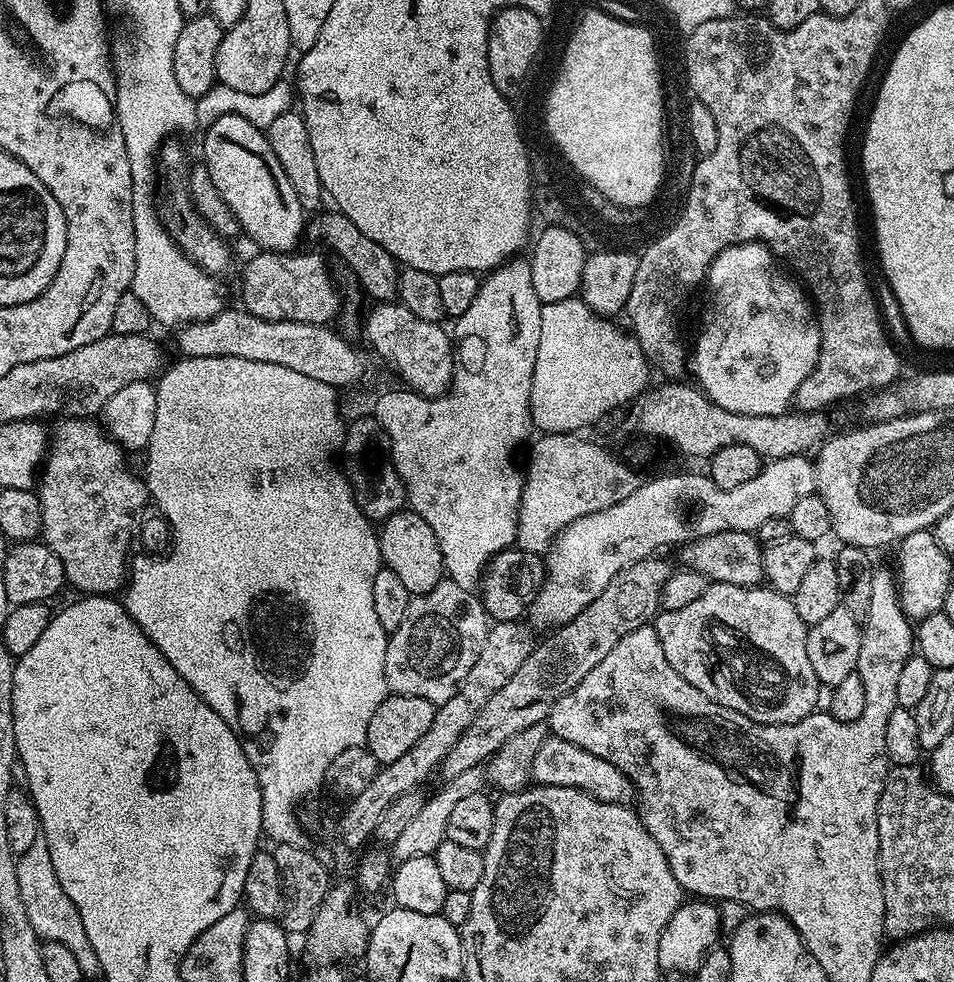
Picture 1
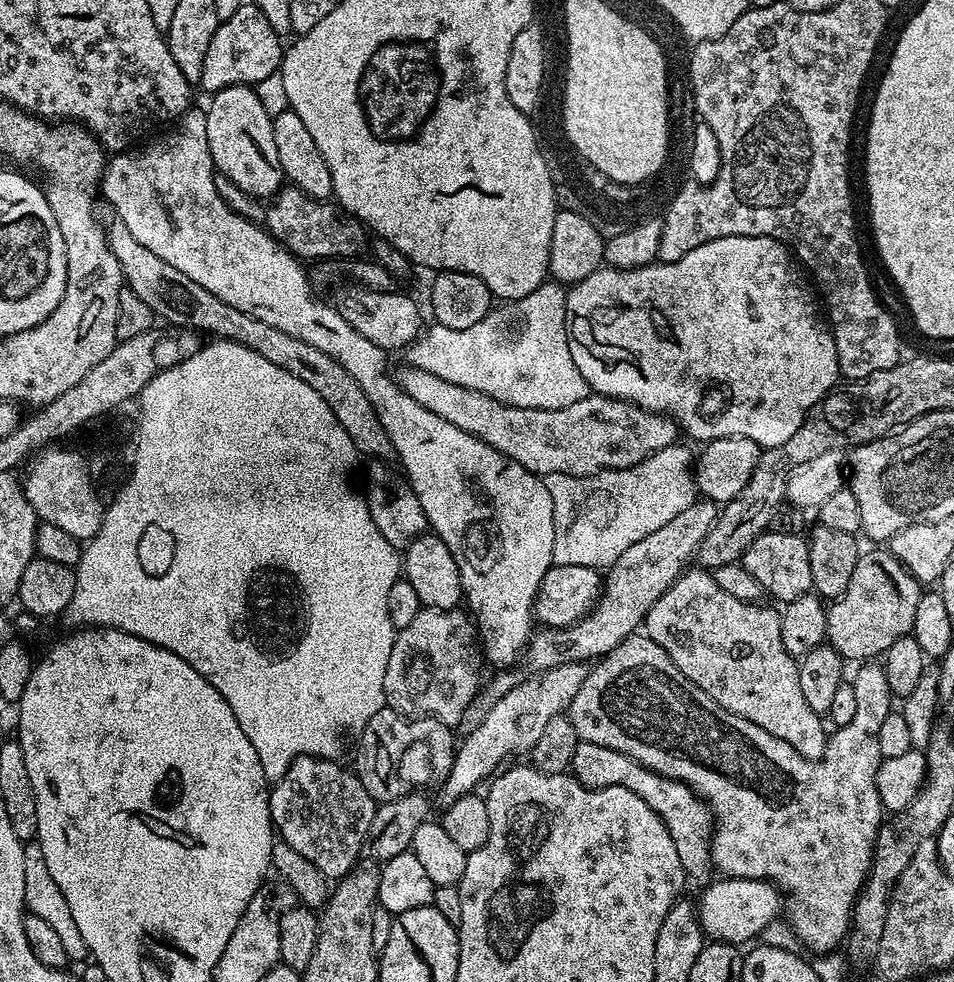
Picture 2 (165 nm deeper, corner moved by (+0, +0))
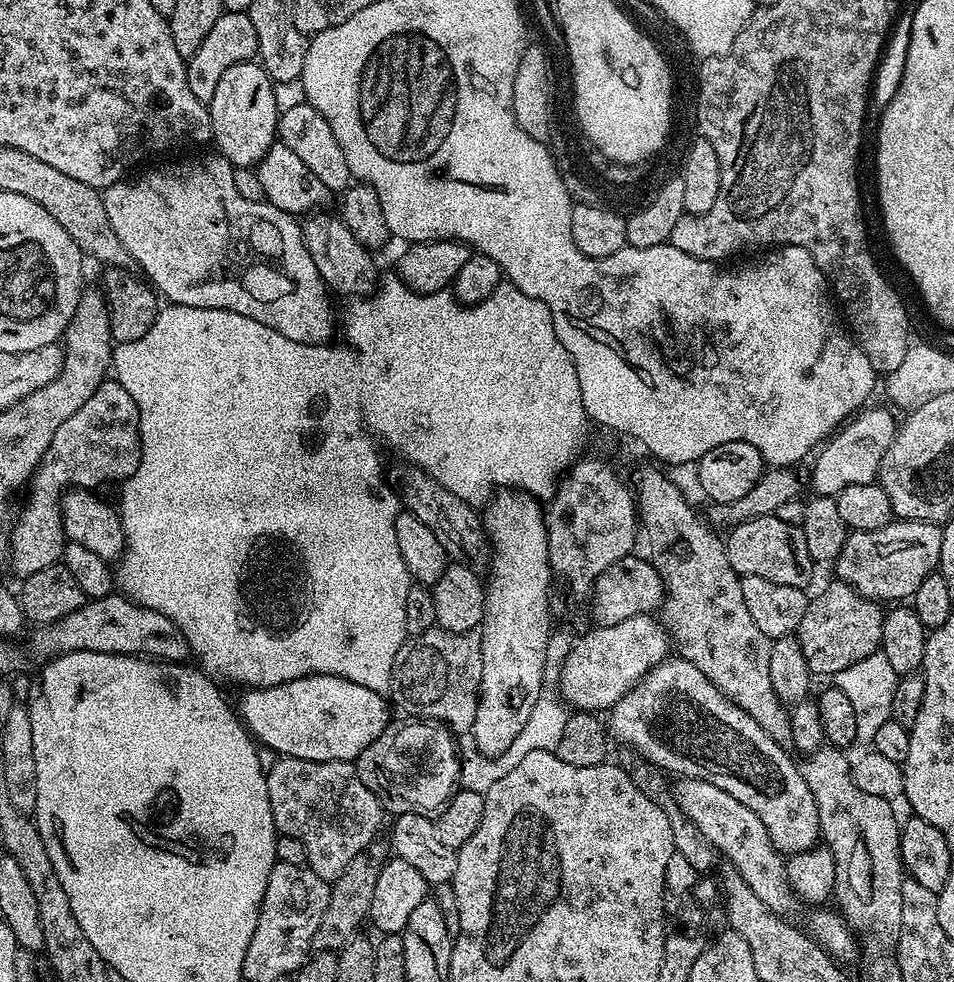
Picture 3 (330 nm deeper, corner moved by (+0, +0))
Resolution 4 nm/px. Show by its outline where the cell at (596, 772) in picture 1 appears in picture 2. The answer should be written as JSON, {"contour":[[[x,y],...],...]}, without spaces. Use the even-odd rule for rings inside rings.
{"contour":[[[580,740],[576,745],[570,772],[579,784],[585,784],[588,788],[622,786],[626,790],[634,790],[634,794],[638,794],[638,798],[642,798],[642,802],[646,802],[646,806],[650,806],[650,810],[654,810],[654,814],[658,814],[658,818],[662,818],[662,822],[670,830],[670,838],[674,838],[674,847],[678,849],[685,877],[692,879],[693,876],[696,880],[707,881],[713,875],[712,809],[691,788],[642,766],[642,762],[626,754],[618,754],[618,750],[610,750],[610,746],[598,746],[598,742],[585,740]]]}

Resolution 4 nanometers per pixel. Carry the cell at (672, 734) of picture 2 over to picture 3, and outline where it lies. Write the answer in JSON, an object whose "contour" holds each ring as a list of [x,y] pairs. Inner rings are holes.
{"contour":[[[666,658],[658,666],[651,668],[638,683],[624,695],[607,713],[606,731],[613,741],[625,744],[637,752],[637,757],[663,770],[673,772],[673,777],[689,780],[714,782],[718,790],[738,798],[742,806],[750,806],[754,814],[766,826],[770,842],[781,854],[805,852],[817,847],[821,839],[820,823],[816,817],[814,794],[800,779],[797,761],[792,761],[784,751],[785,745],[779,744],[746,710],[726,699],[717,688],[698,670],[698,666],[683,658]]]}

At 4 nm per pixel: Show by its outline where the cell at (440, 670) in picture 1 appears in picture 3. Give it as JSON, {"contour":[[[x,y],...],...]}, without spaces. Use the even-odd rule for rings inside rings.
{"contour":[[[433,626],[428,632],[405,639],[392,667],[390,700],[408,718],[447,724],[453,733],[471,733],[480,701],[482,650],[480,637],[467,632],[448,632]]]}

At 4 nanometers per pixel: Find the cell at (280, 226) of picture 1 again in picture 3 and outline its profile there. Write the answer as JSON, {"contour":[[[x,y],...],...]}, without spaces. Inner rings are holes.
{"contour":[[[247,60],[238,66],[230,66],[230,70],[226,70],[226,74],[222,74],[222,78],[218,78],[218,86],[207,106],[212,123],[212,140],[220,147],[217,148],[219,155],[228,159],[233,168],[252,168],[259,164],[266,154],[266,150],[270,150],[270,146],[277,143],[278,113],[274,102],[273,83],[259,62]]]}

